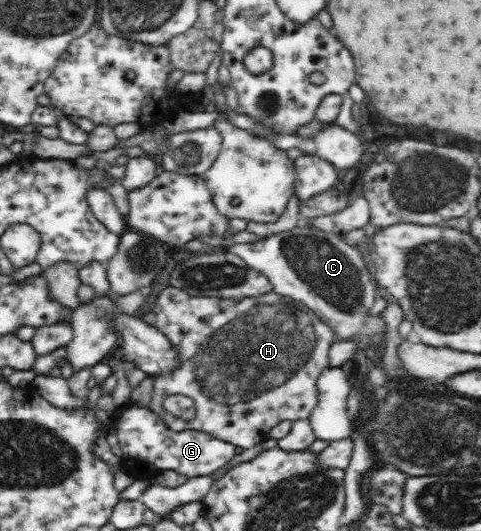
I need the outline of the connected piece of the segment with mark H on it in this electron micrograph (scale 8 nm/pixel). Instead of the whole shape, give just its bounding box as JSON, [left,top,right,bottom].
[150,285,336,449]

